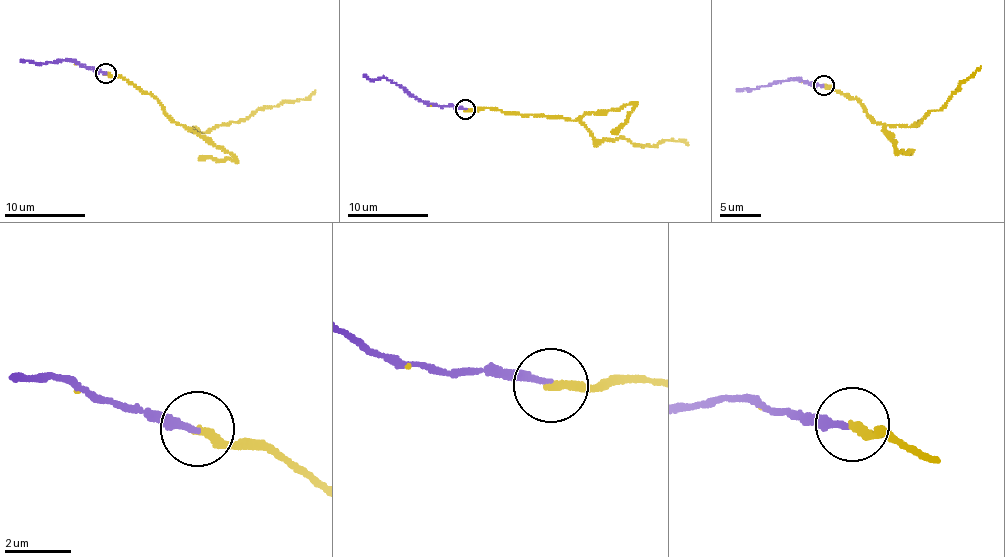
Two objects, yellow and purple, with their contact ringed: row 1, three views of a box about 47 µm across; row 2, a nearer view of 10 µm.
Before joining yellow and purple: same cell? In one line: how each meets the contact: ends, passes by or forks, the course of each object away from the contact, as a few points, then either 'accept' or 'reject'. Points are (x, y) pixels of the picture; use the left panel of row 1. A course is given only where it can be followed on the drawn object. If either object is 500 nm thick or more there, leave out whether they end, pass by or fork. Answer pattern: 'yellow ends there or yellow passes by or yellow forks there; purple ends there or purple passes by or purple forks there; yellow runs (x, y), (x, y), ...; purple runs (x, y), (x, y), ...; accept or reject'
yellow ends there; purple ends there; yellow runs (106, 72), (152, 94), (173, 120), (194, 132), (209, 132), (265, 108), (307, 99), (315, 90); purple runs (106, 72), (57, 59), (55, 63), (21, 62); accept

